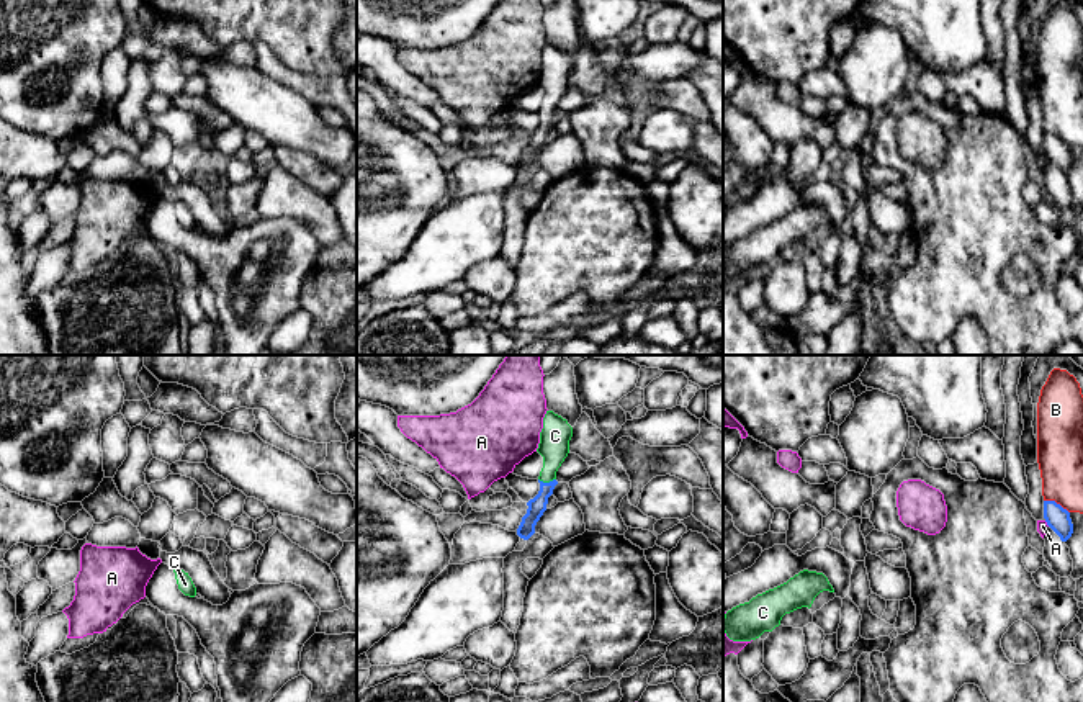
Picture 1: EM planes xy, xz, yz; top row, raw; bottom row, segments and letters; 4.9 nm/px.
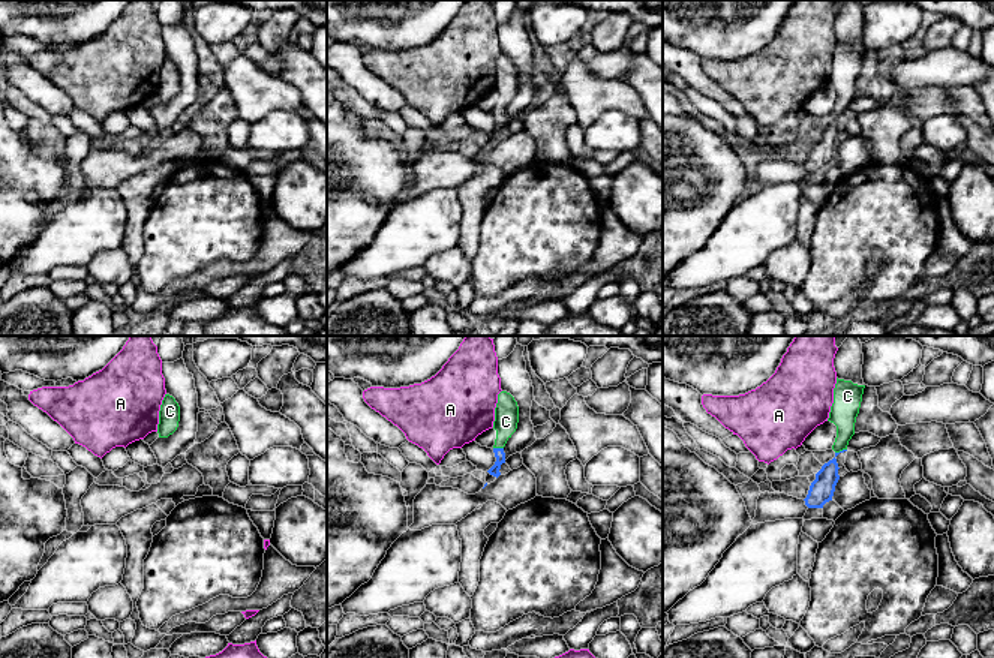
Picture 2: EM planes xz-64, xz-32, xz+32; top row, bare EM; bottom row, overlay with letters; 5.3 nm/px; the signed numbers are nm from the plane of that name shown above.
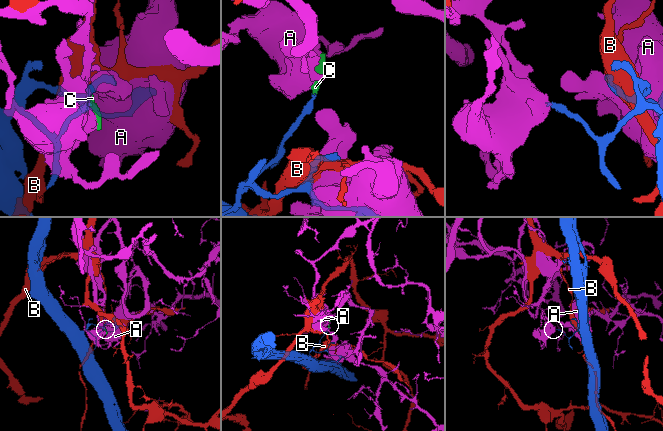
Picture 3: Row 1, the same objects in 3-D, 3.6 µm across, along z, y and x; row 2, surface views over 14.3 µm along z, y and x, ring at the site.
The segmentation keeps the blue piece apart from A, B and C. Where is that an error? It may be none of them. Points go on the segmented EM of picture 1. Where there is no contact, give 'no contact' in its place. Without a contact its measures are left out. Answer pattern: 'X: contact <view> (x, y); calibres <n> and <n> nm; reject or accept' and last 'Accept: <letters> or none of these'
A: contact yz (1047, 524); calibres 120 and 50 nm; reject
B: contact yz (1056, 503); calibres 120 and 220 nm; reject
C: contact xz (547, 483); calibres 90 and 150 nm; accept
Accept: C

